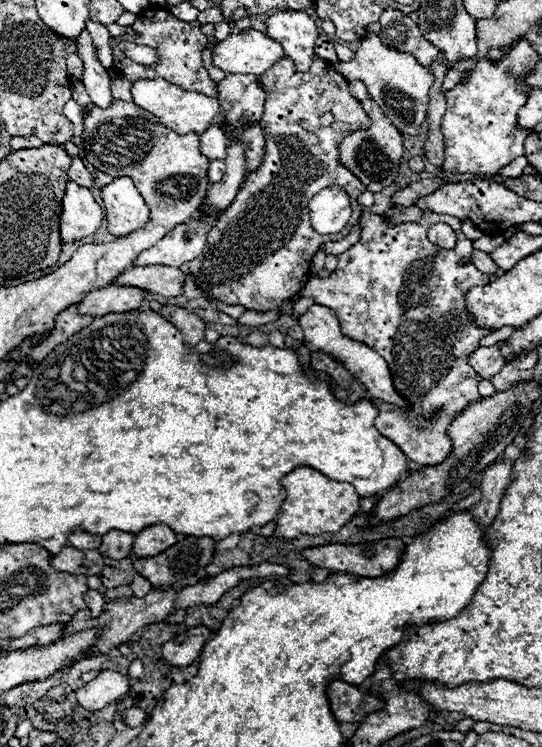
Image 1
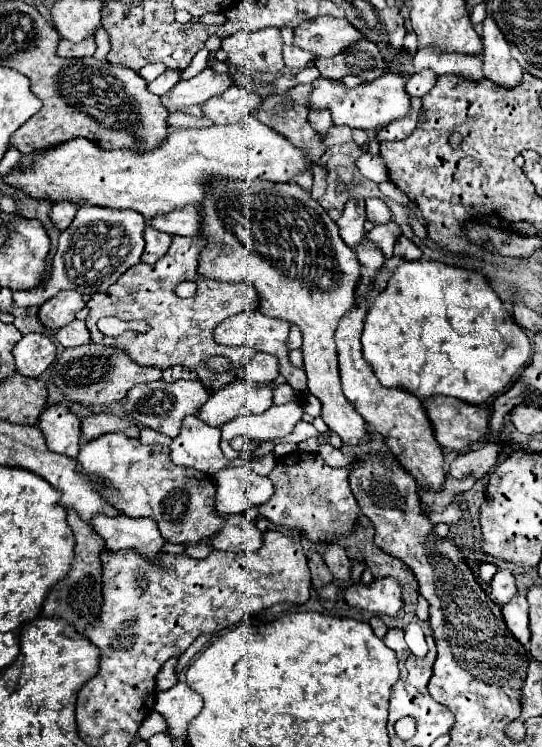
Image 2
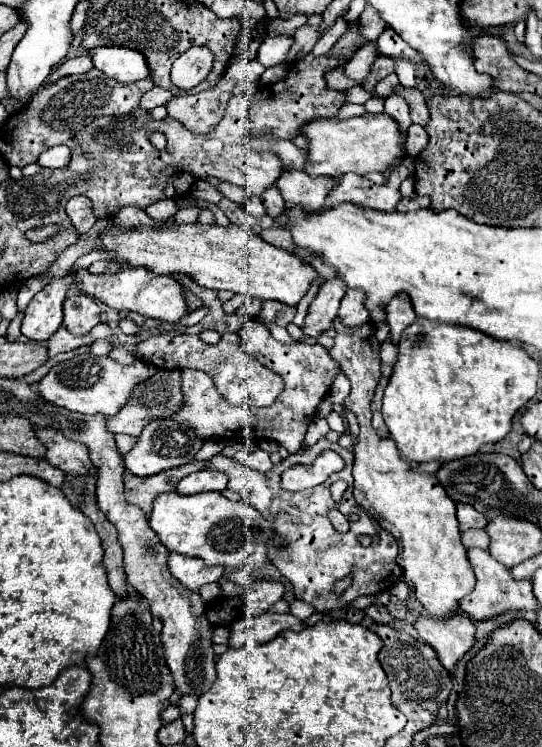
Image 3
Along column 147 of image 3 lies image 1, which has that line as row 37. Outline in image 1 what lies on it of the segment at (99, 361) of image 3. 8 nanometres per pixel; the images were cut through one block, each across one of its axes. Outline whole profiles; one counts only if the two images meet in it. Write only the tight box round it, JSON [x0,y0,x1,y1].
[334,32,434,136]

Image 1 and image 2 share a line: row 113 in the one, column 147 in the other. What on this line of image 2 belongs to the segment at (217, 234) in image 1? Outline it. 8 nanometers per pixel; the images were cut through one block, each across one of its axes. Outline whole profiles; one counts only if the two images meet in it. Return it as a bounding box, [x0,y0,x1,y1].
[86,236,258,390]

